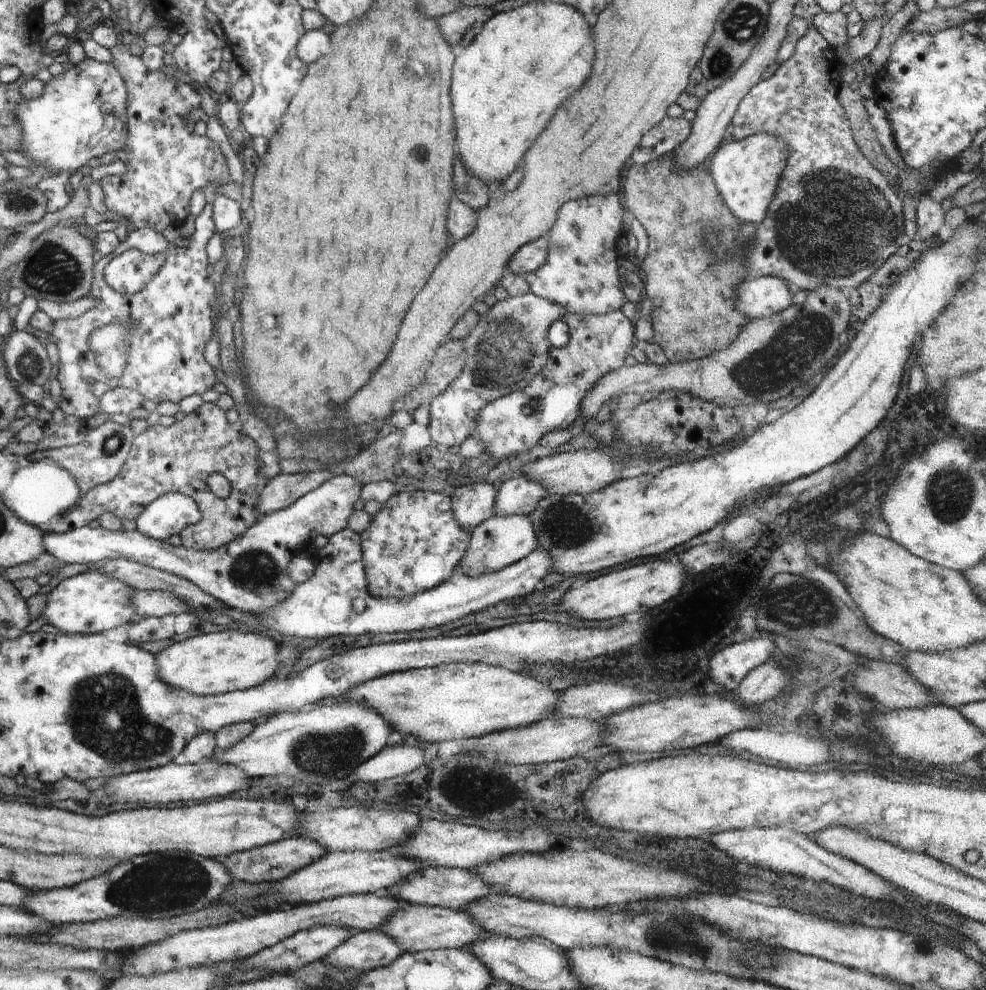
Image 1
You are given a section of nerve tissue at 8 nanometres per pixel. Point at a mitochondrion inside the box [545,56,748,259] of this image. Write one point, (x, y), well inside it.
(565, 246)

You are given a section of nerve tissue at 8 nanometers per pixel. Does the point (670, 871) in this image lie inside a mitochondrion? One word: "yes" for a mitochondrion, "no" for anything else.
no

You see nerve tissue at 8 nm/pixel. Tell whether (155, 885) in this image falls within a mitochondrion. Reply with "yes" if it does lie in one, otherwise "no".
yes

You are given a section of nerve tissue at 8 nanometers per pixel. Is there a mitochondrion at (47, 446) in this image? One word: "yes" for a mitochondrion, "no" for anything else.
no

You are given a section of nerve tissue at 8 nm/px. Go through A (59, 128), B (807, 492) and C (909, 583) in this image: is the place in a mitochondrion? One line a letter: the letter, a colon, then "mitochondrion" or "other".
A: other
B: other
C: other

